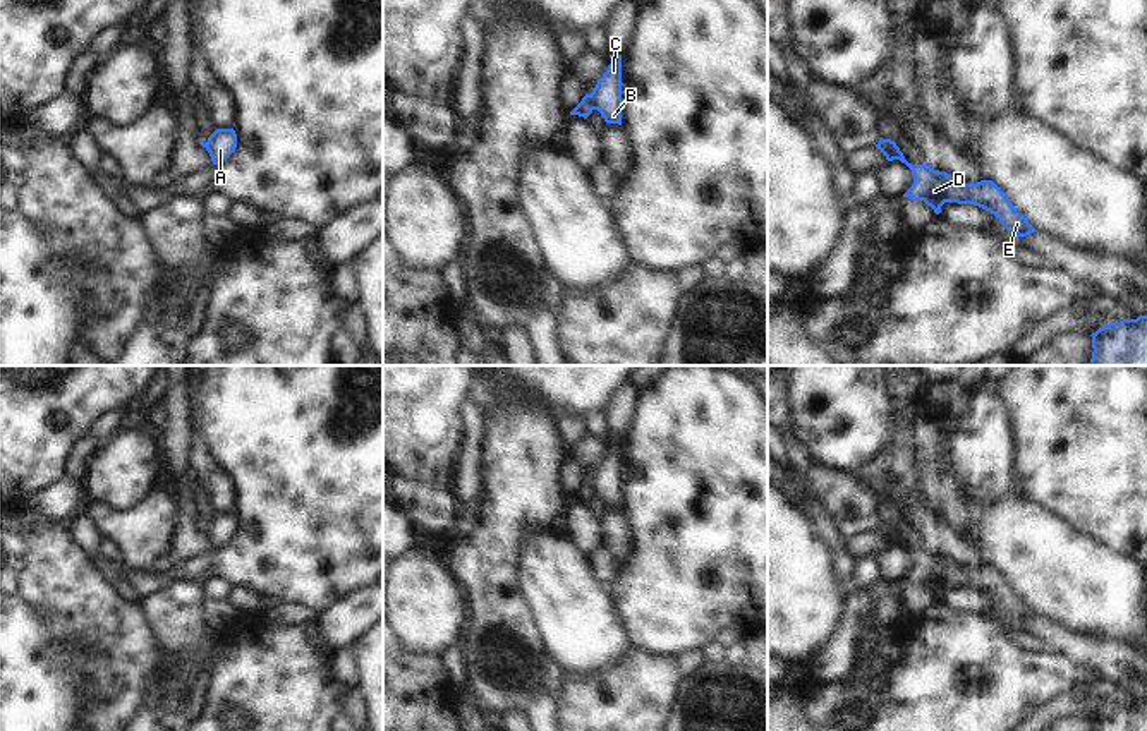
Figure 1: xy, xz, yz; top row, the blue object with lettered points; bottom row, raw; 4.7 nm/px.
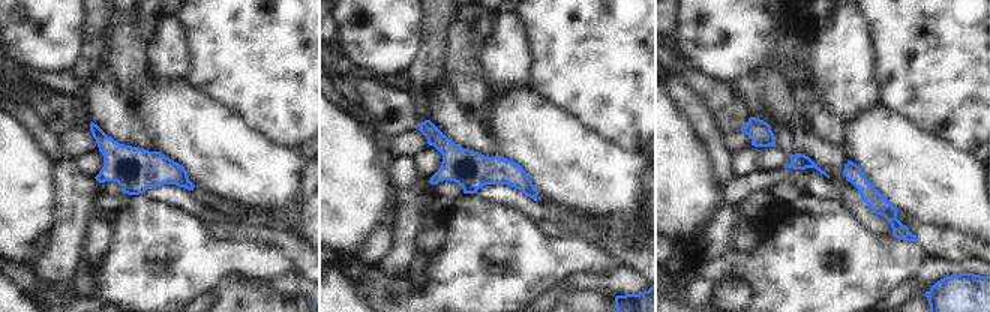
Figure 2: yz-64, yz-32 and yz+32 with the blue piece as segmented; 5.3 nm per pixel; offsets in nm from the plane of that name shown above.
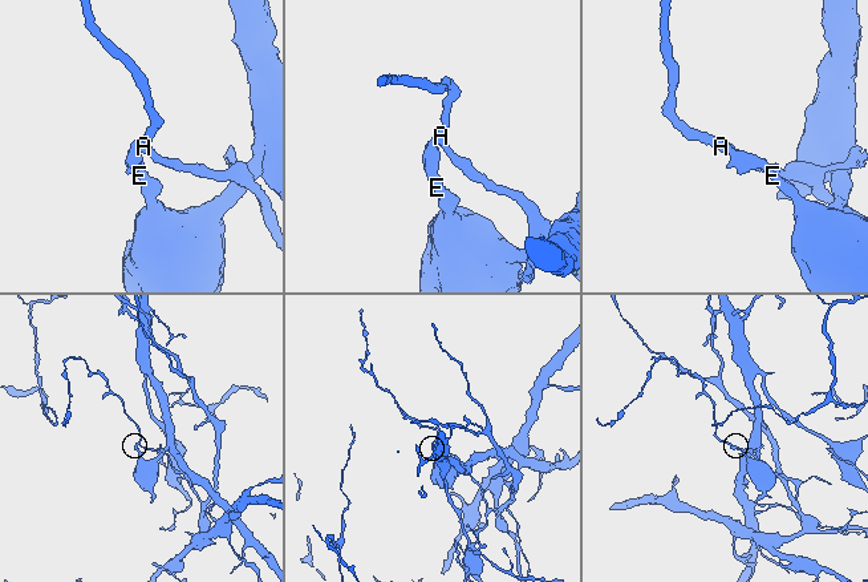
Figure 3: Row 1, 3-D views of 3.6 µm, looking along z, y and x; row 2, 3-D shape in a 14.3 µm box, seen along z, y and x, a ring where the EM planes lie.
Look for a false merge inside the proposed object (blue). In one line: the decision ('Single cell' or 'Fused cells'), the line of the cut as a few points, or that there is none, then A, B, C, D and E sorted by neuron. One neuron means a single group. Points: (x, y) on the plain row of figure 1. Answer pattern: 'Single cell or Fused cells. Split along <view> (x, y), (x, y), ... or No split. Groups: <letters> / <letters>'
Fused cells. Split along yz (885, 524), (893, 543). Groups: A B C / D E

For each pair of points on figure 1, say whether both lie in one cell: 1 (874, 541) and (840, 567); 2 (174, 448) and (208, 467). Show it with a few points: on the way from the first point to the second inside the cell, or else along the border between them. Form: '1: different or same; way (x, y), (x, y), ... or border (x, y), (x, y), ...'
1: different; border (845, 539), (845, 548), (855, 560)
2: different; border (193, 433), (188, 467)

